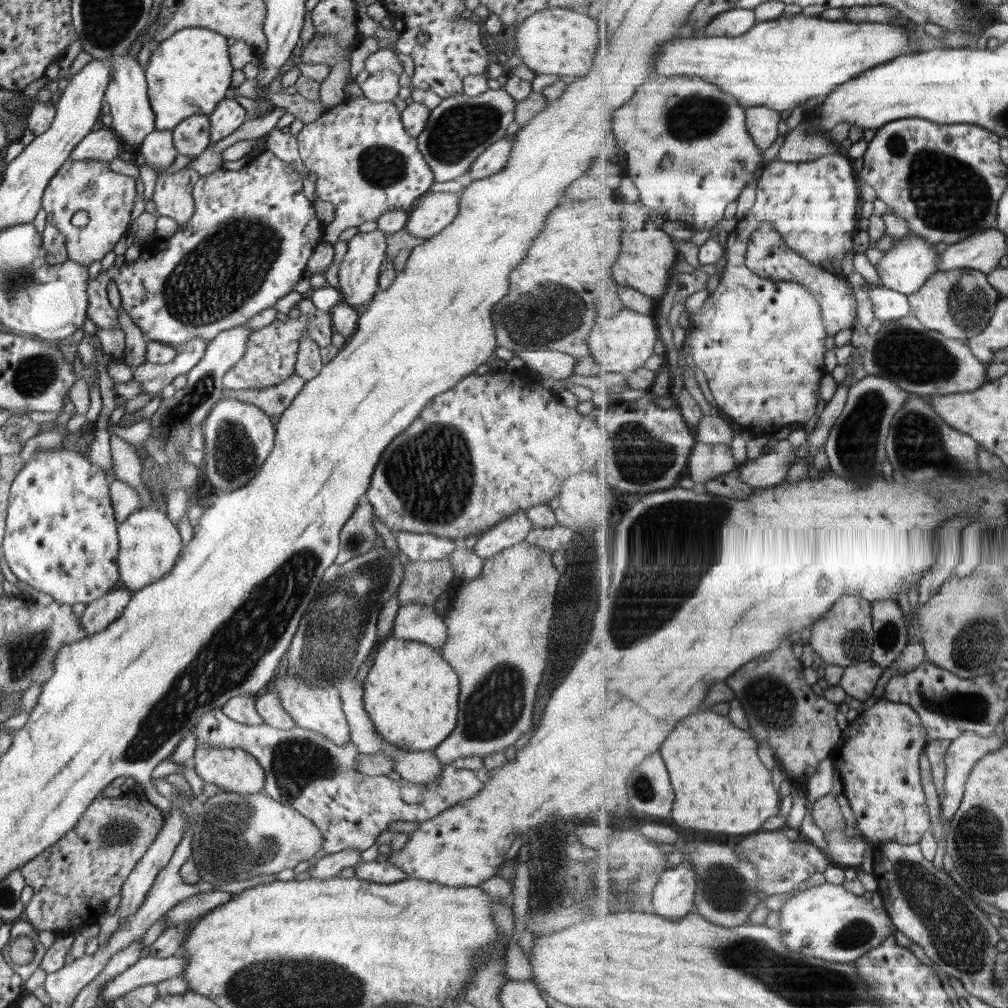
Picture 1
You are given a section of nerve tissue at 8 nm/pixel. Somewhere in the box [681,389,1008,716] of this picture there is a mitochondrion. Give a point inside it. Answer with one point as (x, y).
(975, 640)

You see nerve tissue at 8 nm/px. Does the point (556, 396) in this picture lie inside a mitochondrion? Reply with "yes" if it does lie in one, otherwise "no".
no

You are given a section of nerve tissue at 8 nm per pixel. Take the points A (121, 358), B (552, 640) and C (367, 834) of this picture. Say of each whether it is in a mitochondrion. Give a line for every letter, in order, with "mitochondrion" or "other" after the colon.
A: other
B: mitochondrion
C: other

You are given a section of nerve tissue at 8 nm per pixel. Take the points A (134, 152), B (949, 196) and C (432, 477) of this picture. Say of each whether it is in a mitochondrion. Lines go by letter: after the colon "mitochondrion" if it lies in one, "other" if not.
A: other
B: mitochondrion
C: mitochondrion

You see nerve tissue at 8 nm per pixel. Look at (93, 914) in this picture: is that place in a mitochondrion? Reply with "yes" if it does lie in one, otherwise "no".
no

